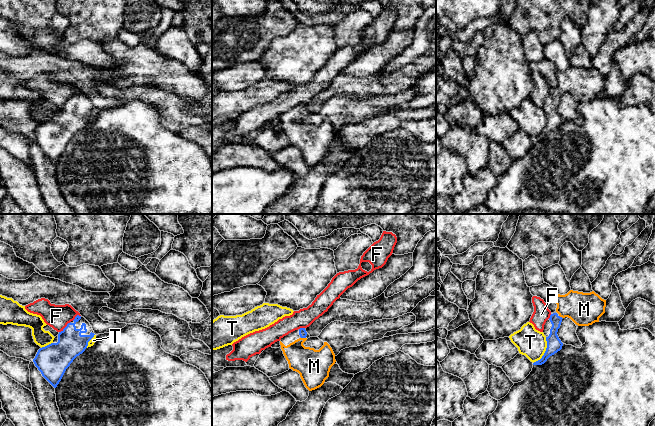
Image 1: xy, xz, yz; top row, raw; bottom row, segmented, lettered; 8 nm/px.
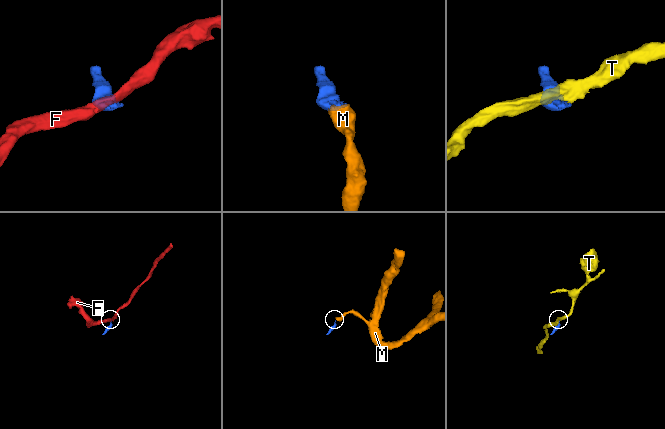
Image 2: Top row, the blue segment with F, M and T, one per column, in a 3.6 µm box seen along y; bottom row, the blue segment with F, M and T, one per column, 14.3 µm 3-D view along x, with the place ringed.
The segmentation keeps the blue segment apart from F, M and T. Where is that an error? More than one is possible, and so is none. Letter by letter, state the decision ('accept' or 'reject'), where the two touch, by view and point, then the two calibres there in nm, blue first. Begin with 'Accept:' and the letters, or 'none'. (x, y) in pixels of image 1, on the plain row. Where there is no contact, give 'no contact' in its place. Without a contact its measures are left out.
Accept: M
F: reject; contact xy (65, 103); calibres 240 and 190 nm
M: accept; contact xz (303, 113); calibres 60 and 260 nm
T: reject; contact yz (545, 127); calibres 120 and 220 nm

